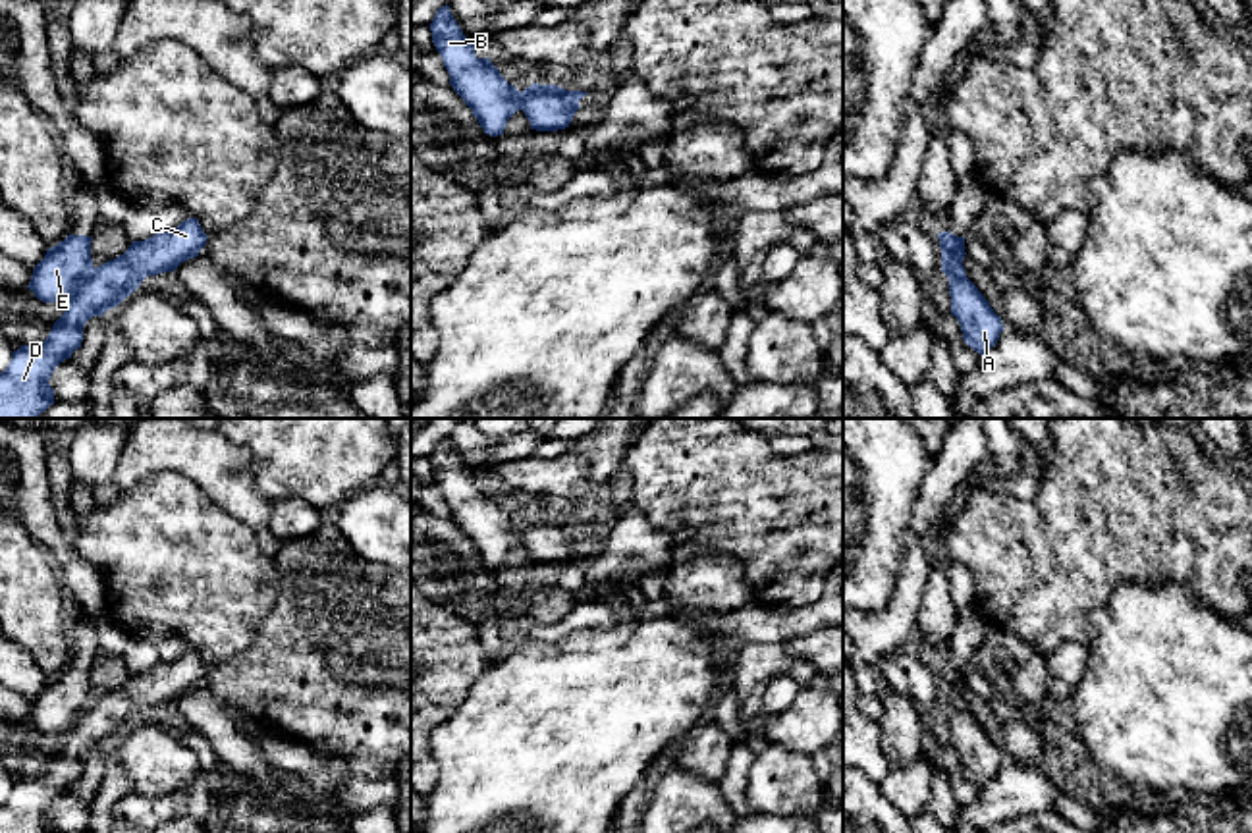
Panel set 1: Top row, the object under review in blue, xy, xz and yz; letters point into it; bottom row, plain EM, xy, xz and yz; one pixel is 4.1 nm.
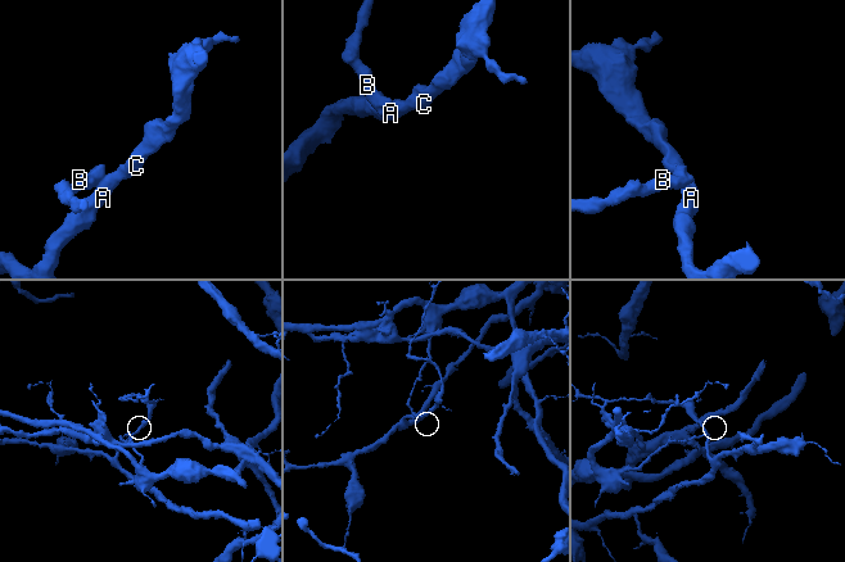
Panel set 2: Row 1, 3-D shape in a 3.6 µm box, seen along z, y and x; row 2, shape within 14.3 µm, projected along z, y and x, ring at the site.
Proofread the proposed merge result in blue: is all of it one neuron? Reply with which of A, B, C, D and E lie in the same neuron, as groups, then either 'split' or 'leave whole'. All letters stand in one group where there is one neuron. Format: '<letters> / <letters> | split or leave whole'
A C D / B E | split

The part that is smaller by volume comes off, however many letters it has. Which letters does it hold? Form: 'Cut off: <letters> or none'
Cut off: A, C, D

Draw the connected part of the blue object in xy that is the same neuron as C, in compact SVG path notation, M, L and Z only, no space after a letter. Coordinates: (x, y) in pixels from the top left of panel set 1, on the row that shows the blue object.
M197 218L176 229L160 229L145 241L133 241L114 260L96 266L69 297L66 312L39 345L21 345L0 372L0 418L37 418L54 403L48 380L54 368L81 347L83 326L129 297L147 276L174 272L199 256L208 235Z

